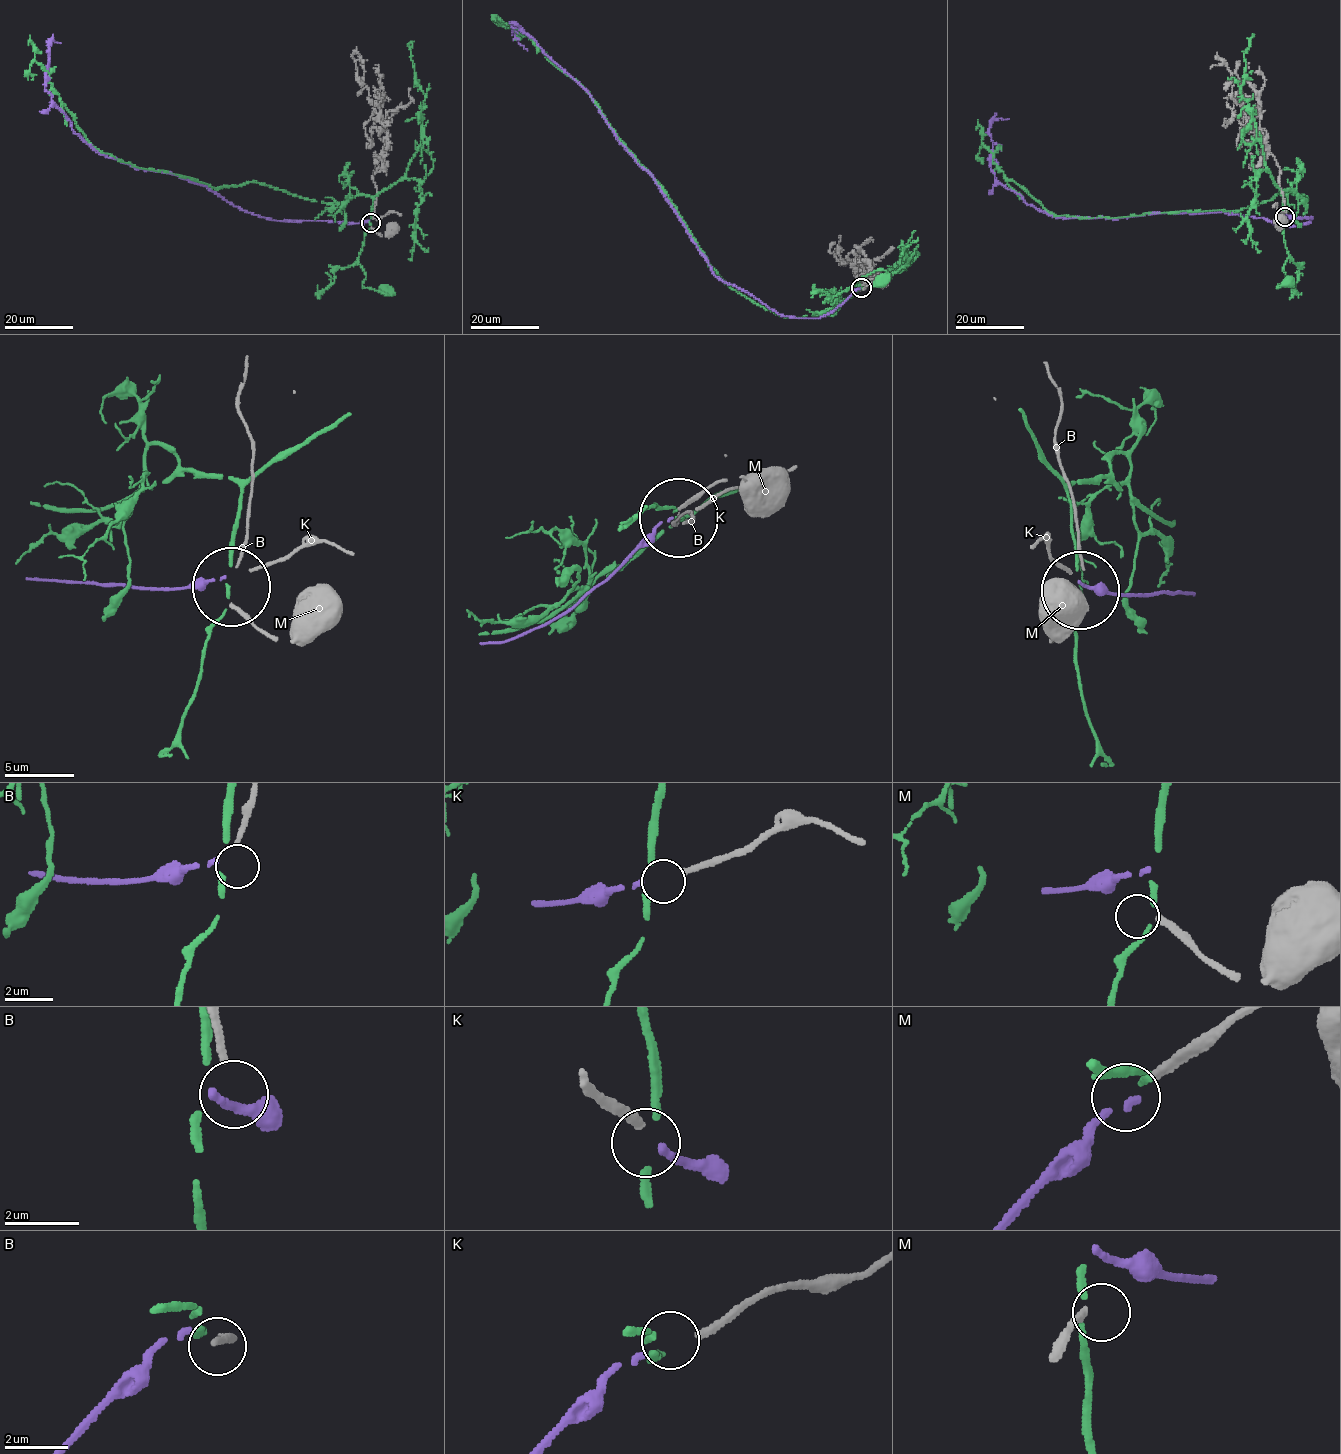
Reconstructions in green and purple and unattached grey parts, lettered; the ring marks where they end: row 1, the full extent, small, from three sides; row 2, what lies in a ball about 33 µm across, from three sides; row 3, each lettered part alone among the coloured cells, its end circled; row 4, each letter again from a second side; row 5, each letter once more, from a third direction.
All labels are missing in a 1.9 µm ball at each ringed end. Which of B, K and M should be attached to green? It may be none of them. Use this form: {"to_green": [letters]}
{"to_green": []}

